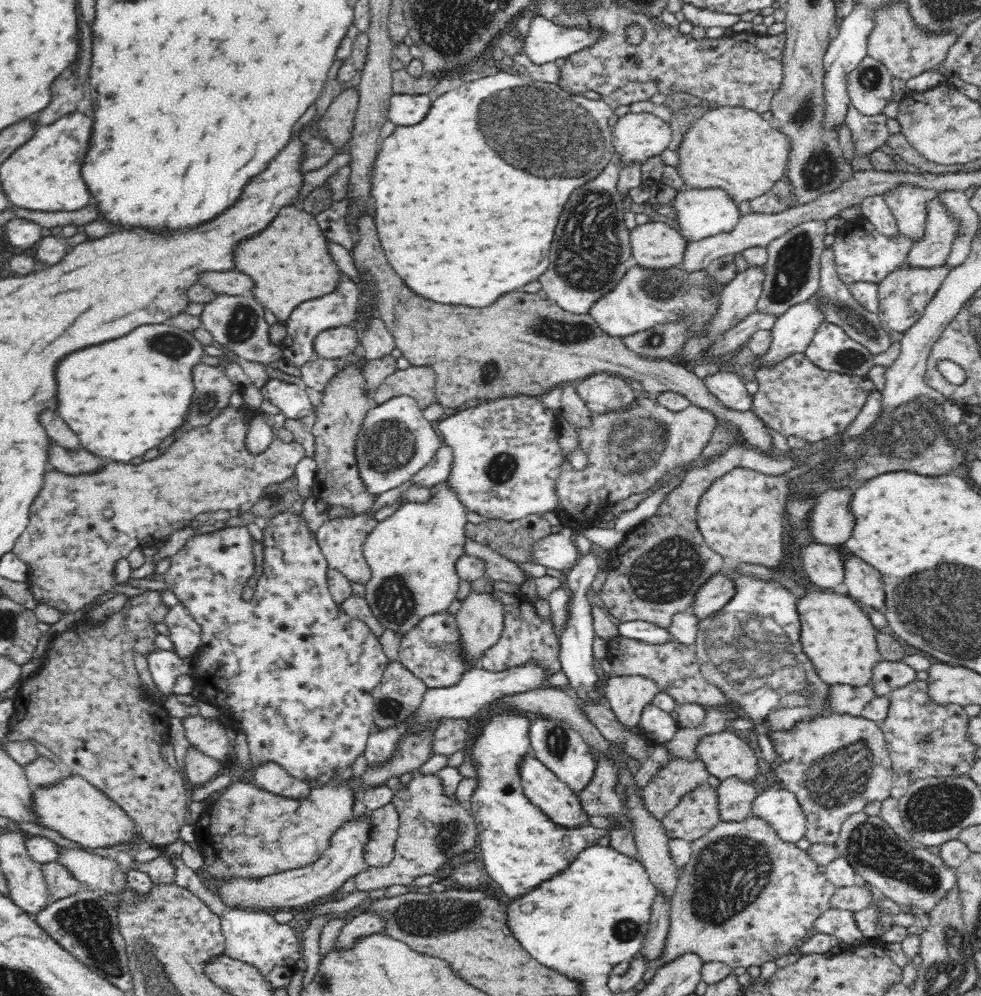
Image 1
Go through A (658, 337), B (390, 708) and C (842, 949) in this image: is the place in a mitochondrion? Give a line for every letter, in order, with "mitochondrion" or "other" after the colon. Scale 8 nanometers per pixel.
A: mitochondrion
B: mitochondrion
C: other

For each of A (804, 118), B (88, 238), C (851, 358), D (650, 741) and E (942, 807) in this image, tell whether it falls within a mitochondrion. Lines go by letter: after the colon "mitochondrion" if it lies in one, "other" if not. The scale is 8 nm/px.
A: mitochondrion
B: other
C: mitochondrion
D: other
E: mitochondrion

